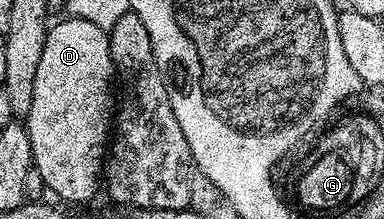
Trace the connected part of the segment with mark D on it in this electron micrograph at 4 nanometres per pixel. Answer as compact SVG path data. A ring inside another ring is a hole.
M66 16L64 20L46 32L43 56L35 74L35 96L31 98L27 128L33 167L42 175L46 190L65 201L89 201L97 189L99 193L107 146L111 141L111 122L115 117L115 70L106 30L95 27L95 23L87 23L87 19Z

